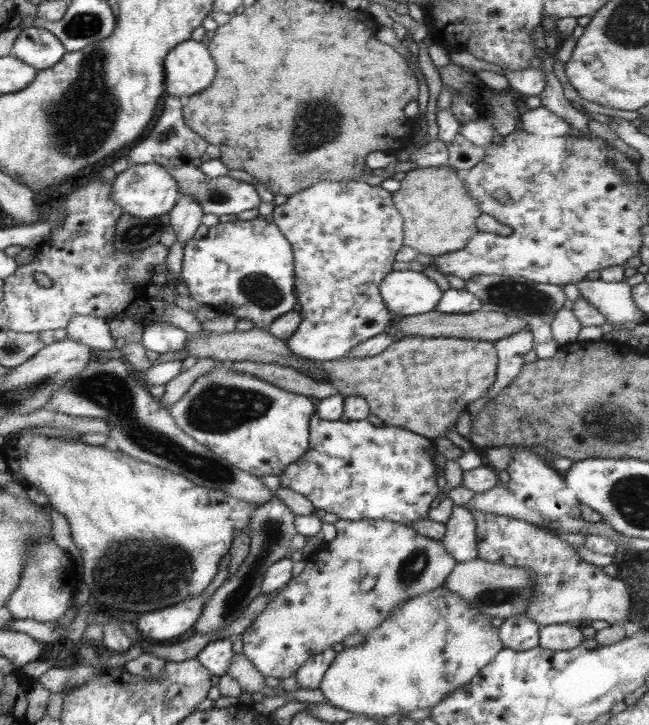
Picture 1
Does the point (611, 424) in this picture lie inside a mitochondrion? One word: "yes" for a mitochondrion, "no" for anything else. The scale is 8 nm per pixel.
yes

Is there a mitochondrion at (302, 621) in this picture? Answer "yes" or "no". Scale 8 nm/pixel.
no

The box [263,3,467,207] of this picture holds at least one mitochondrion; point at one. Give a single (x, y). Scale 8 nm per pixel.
(317, 122)

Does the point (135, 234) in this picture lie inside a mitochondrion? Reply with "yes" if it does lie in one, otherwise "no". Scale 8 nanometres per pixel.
yes

